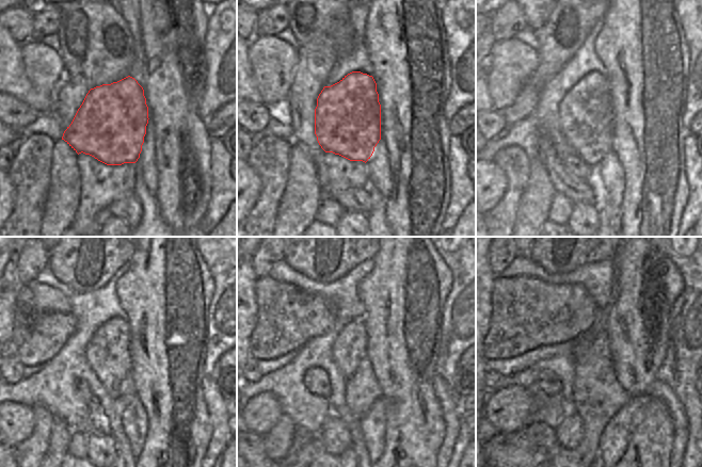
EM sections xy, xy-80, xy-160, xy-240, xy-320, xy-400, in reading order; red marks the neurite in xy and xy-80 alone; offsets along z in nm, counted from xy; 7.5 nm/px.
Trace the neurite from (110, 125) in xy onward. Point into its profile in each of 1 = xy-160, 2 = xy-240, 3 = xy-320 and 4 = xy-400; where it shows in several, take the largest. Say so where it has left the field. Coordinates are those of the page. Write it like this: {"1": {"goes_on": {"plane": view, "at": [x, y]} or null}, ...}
{"1": {"goes_on": {"plane": "xy-160", "at": [586, 112]}}, "2": {"goes_on": {"plane": "xy-240", "at": [107, 352]}}, "3": {"goes_on": {"plane": "xy-320", "at": [349, 348]}}, "4": {"goes_on": {"plane": "xy-400", "at": [580, 344]}}}

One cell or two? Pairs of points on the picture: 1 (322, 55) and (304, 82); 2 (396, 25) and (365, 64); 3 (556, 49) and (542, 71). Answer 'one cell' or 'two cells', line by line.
1: one cell
2: two cells
3: one cell

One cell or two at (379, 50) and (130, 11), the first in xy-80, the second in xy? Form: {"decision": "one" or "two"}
{"decision": "two"}

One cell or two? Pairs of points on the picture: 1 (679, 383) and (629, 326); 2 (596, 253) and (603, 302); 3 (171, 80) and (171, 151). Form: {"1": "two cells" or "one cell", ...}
{"1": "two cells", "2": "two cells", "3": "one cell"}

